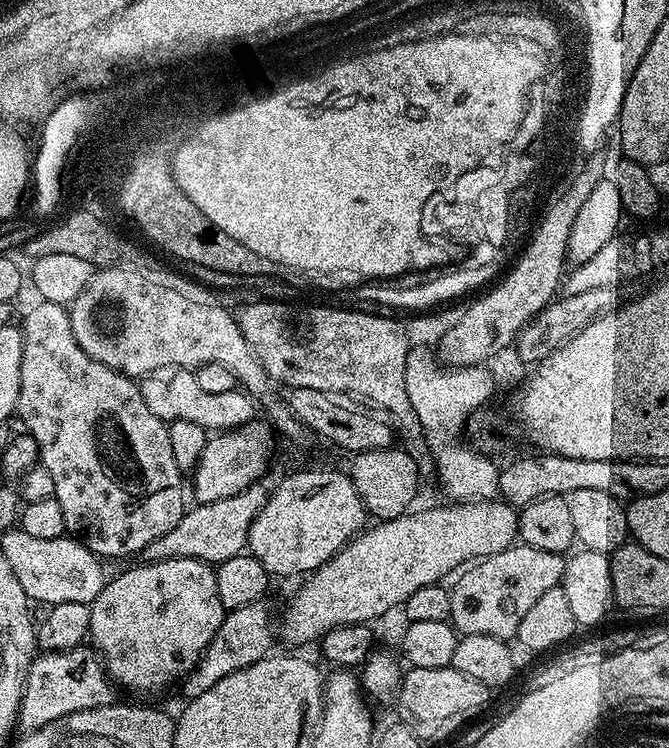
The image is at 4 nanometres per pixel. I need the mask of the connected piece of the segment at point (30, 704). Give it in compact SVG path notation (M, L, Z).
M81 646L65 652L41 651L33 659L28 681L24 683L24 693L20 699L19 731L33 732L66 714L106 706L117 699L115 691L117 689L108 679L99 655L91 647Z

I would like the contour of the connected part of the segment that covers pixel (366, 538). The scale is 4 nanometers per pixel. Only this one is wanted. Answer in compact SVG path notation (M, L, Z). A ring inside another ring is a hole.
M499 498L444 502L441 508L424 508L421 512L415 512L373 523L373 528L365 527L303 581L305 584L293 594L292 601L284 608L284 621L281 624L279 621L278 624L279 631L280 628L284 631L284 636L290 643L308 644L311 640L316 642L338 626L373 622L379 616L386 615L391 608L399 609L406 598L414 594L414 590L441 583L445 579L443 576L451 577L461 566L498 554L512 547L518 540L517 509Z

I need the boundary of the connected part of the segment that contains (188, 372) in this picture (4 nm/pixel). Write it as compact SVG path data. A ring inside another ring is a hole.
M160 368L143 377L139 381L139 386L146 406L150 406L150 414L165 422L181 420L194 422L209 430L231 430L249 424L258 416L258 405L247 392L233 390L226 394L209 394L202 390L202 386L198 386L195 371L190 368L178 368L175 371Z

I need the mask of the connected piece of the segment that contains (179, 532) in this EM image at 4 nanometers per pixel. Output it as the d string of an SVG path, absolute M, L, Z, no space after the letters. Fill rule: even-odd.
M260 482L251 484L246 490L234 494L234 498L218 498L218 502L189 507L178 526L174 526L174 530L162 534L162 538L154 538L154 542L150 542L150 546L144 548L143 559L151 562L190 558L215 566L226 562L226 558L241 555L248 547L250 526L254 518L258 518L270 495L269 489L264 489L262 485Z

